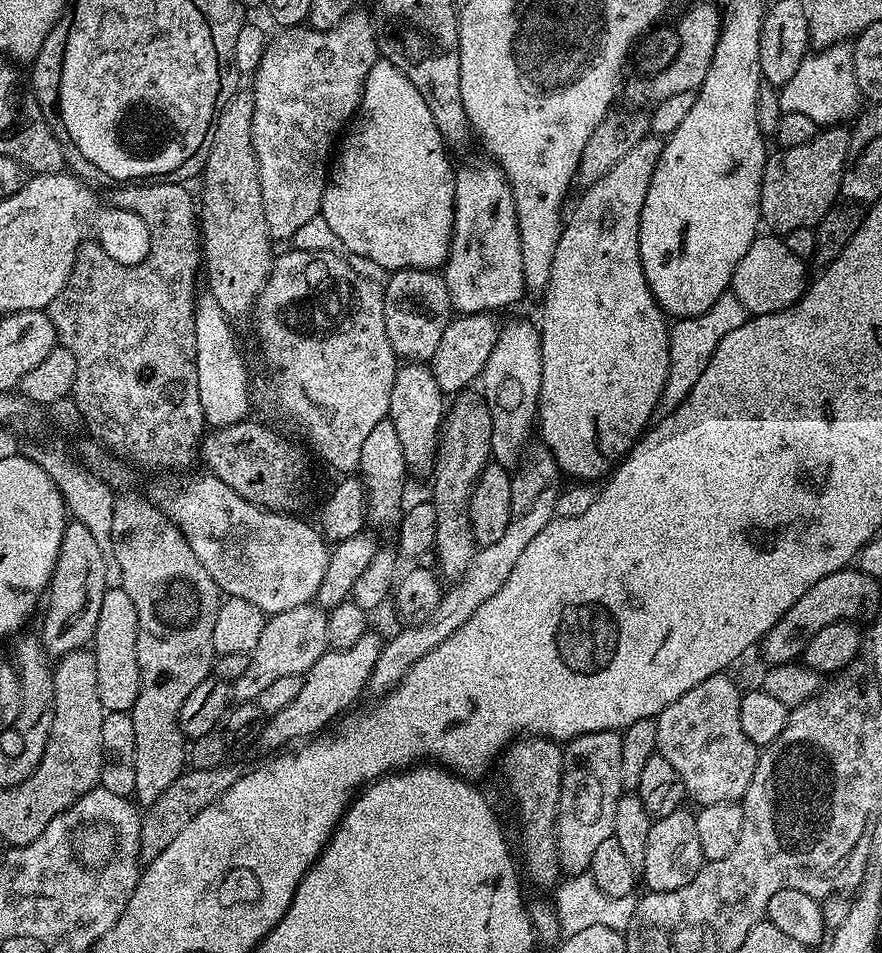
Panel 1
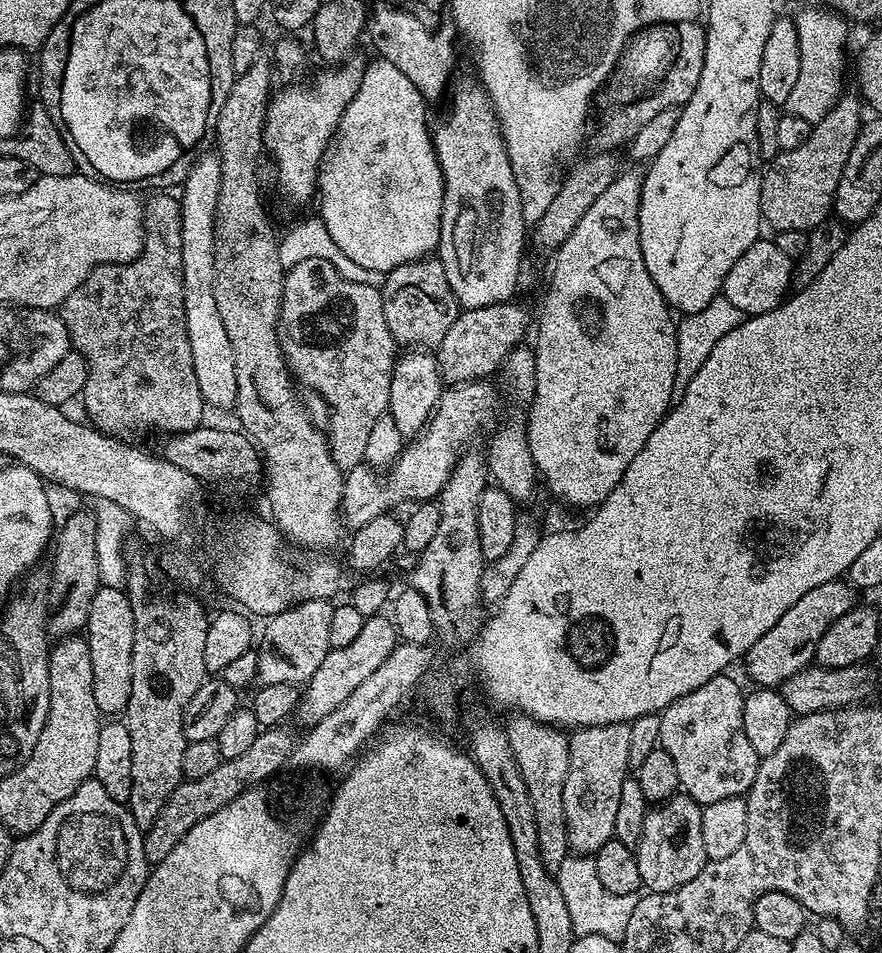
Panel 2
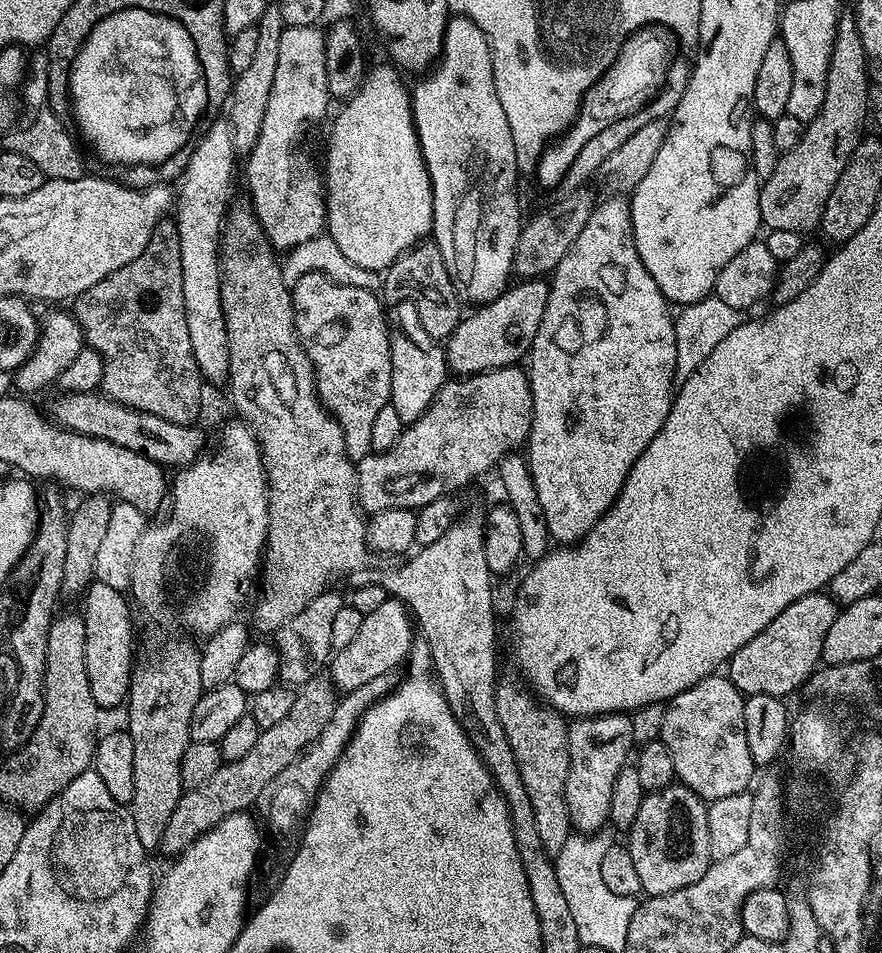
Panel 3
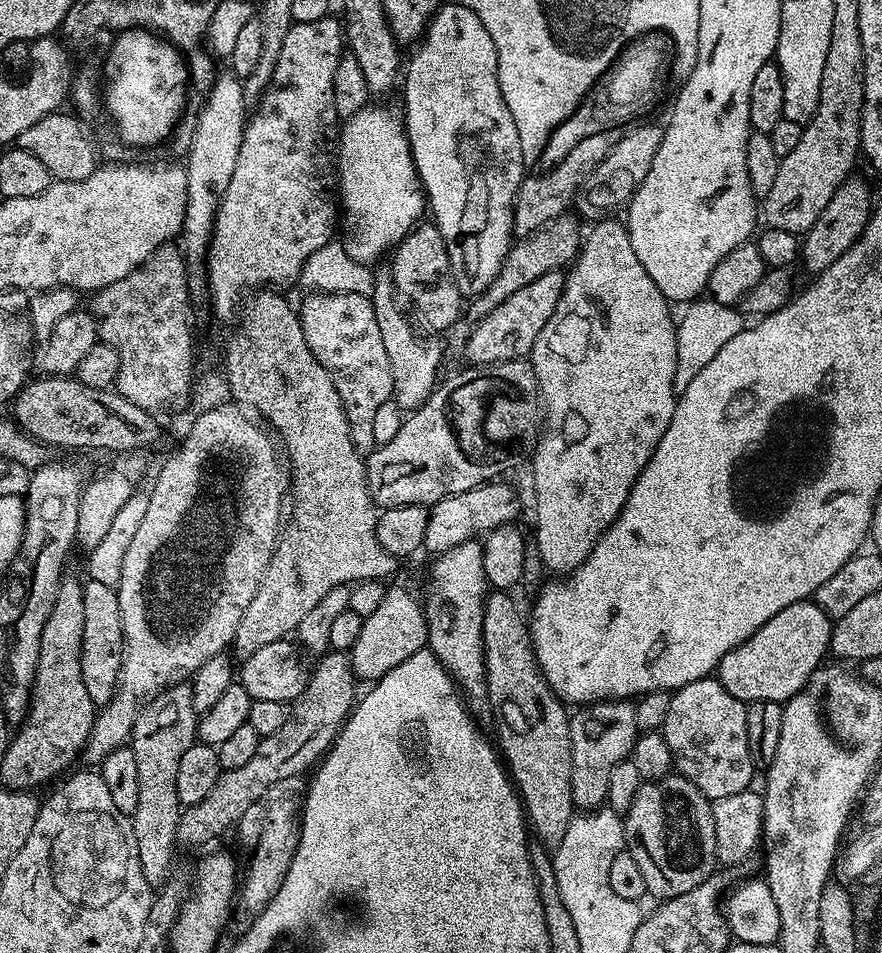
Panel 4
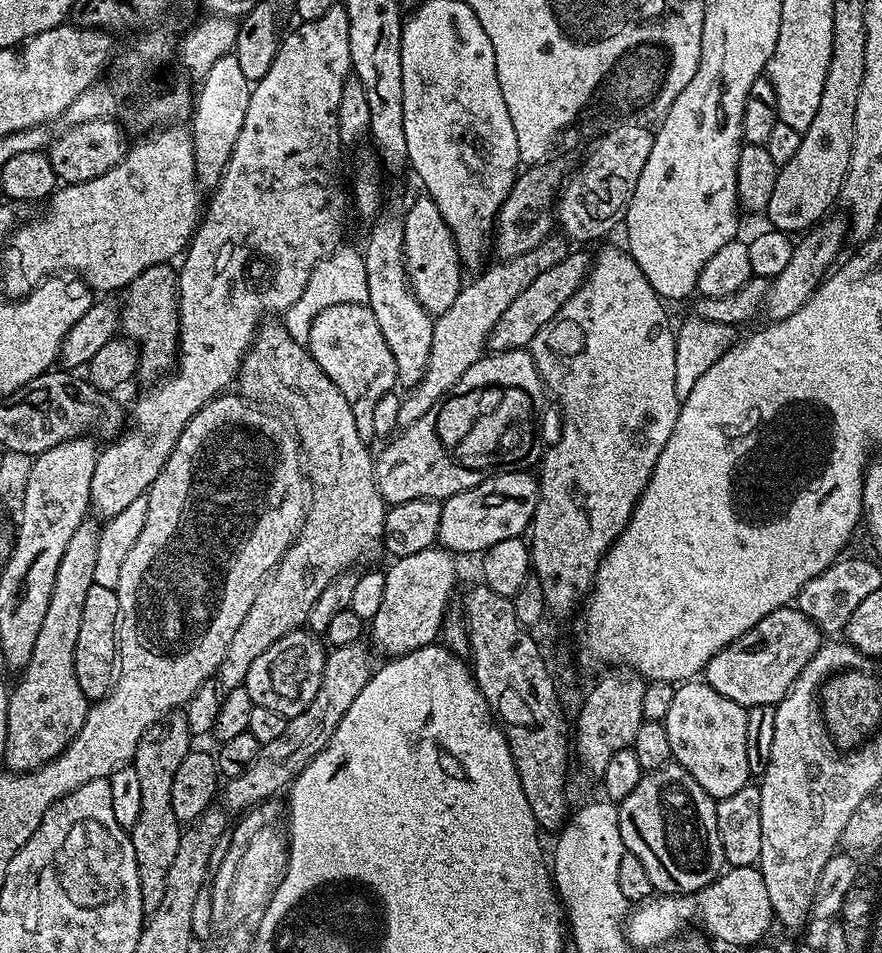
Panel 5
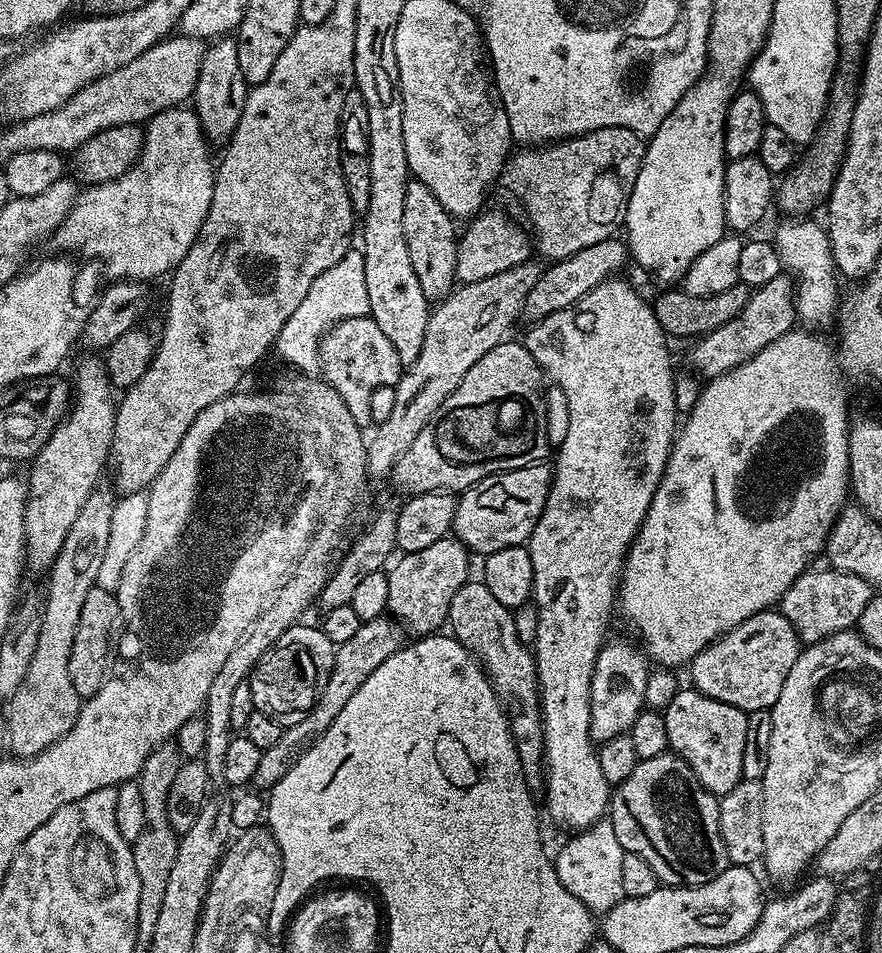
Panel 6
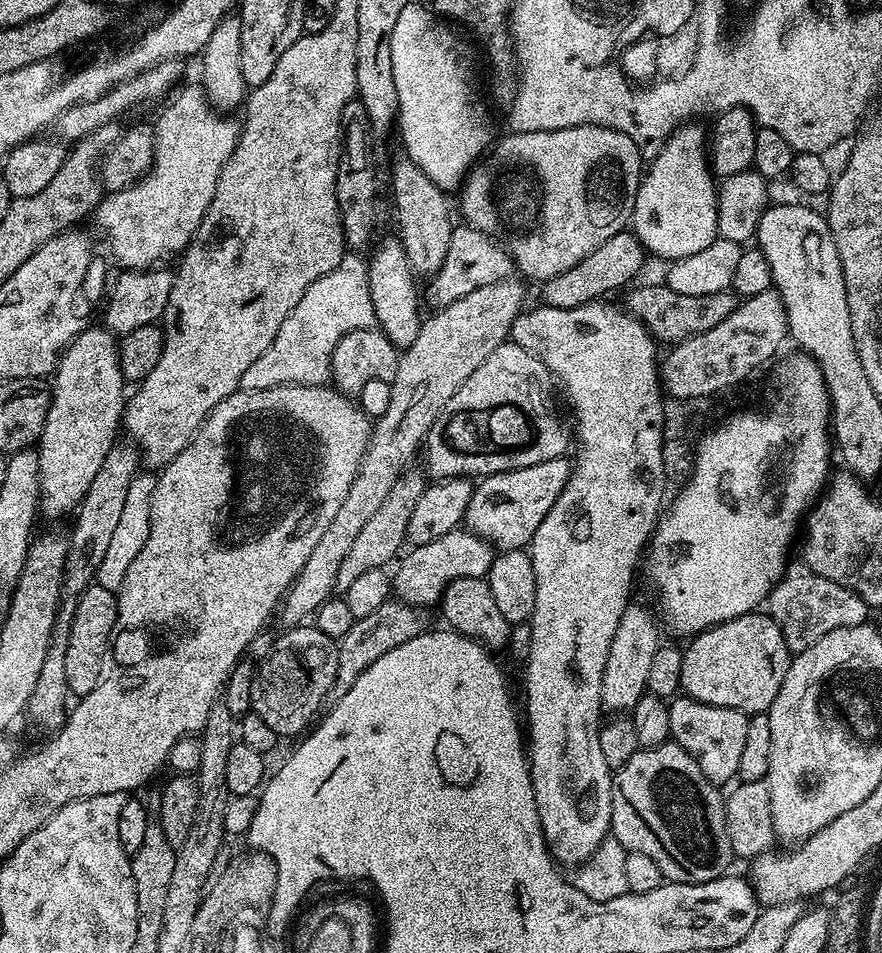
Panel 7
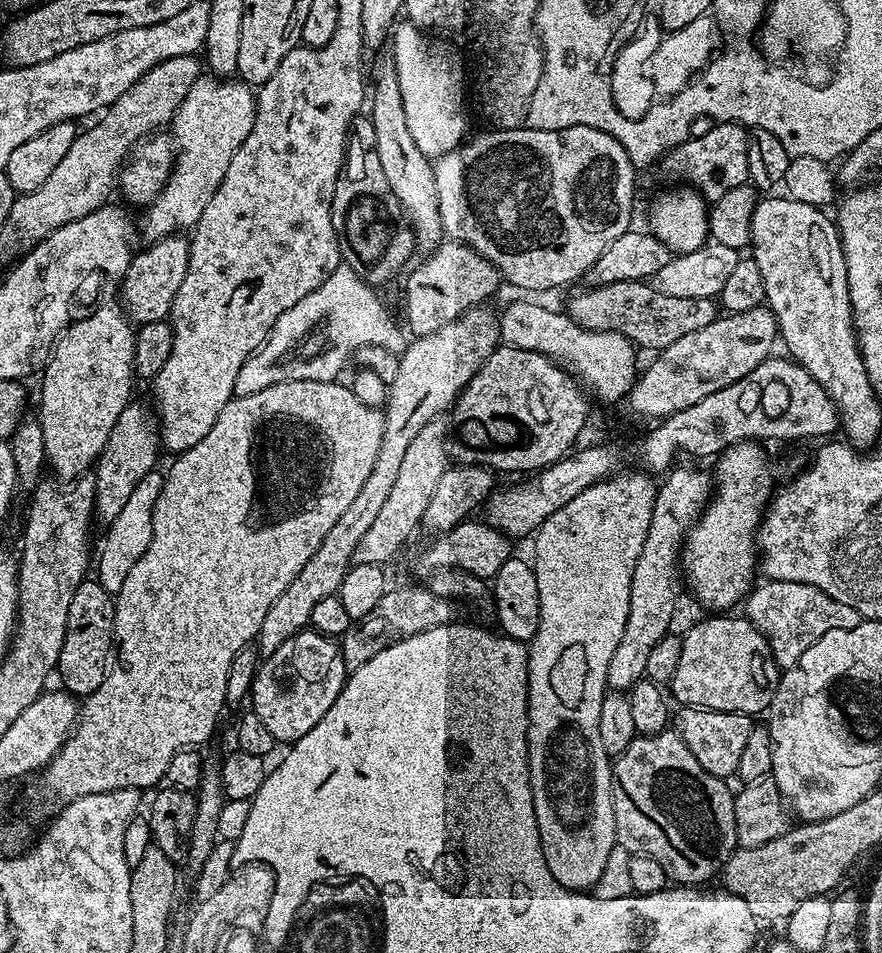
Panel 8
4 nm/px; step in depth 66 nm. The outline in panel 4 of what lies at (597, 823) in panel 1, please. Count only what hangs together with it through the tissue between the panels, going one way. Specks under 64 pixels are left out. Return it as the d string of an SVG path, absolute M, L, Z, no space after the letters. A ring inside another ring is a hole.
M598 700L594 704L577 707L570 716L570 742L572 743L572 802L577 809L595 810L607 801L606 786L610 786L610 770L618 762L629 759L636 745L636 705L627 700Z

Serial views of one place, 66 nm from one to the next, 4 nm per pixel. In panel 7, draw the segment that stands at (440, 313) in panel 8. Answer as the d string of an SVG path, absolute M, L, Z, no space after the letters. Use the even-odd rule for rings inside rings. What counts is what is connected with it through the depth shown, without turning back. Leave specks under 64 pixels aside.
M461 223L459 226L453 227L452 237L450 238L450 250L446 252L446 262L442 262L442 266L436 273L427 281L428 296L426 292L426 300L432 306L445 306L458 302L462 298L466 298L466 294L473 293L474 290L482 290L482 286L490 286L494 282L502 282L509 279L513 275L514 265L512 257L508 255L507 247L501 246L497 241L486 235L485 232L480 232L476 228L469 227L468 224Z

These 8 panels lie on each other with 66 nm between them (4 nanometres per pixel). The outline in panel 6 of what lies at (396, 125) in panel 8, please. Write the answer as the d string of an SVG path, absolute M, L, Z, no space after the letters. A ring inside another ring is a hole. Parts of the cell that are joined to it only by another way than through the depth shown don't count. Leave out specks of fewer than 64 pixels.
M415 178L409 179L406 186L406 206L402 206L402 227L406 230L406 246L410 250L410 262L414 262L414 275L418 278L418 283L422 286L422 294L426 294L429 302L439 302L453 291L457 283L456 278L456 259L458 258L458 227L457 221L452 213L448 212L438 198L429 188Z

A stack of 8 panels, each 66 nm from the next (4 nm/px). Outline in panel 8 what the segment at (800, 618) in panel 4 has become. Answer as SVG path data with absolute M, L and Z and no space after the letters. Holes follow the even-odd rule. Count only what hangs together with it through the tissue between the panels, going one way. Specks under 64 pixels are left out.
M712 614L709 620L700 620L688 633L682 636L682 655L678 670L670 685L670 696L677 705L686 708L705 708L706 710L726 710L741 712L755 717L756 712L763 713L776 693L776 687L782 675L782 669L772 656L767 638L743 615Z

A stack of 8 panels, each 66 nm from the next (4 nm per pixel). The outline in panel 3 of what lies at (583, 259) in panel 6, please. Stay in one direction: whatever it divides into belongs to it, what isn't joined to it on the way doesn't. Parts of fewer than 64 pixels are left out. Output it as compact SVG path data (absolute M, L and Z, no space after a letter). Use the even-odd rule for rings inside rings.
M524 278L516 283L497 300L479 305L469 316L467 313L451 336L447 337L444 357L448 359L449 373L463 378L495 368L511 368L531 353L534 334L538 334L542 314L546 314L550 284L544 278Z

